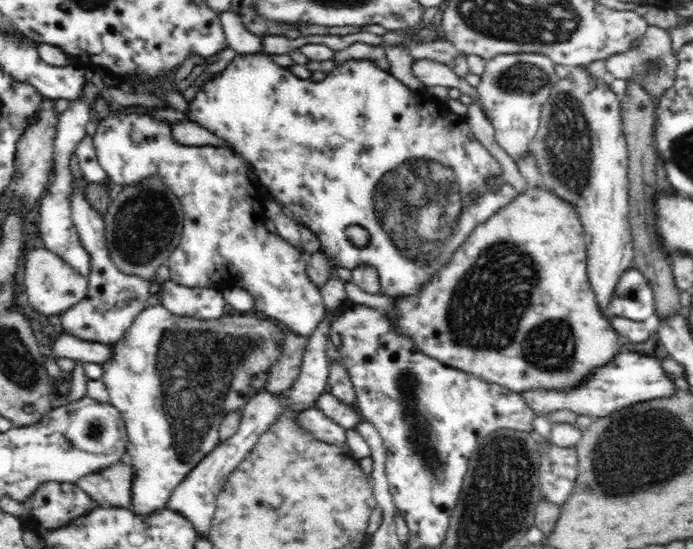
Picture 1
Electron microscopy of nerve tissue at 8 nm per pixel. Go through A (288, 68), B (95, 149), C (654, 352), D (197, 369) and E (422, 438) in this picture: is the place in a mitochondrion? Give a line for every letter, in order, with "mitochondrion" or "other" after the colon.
A: other
B: other
C: other
D: mitochondrion
E: mitochondrion

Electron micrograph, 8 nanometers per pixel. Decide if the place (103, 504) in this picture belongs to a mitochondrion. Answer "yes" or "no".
no

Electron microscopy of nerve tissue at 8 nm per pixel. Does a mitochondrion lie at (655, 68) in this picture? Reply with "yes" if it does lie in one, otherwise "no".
yes

